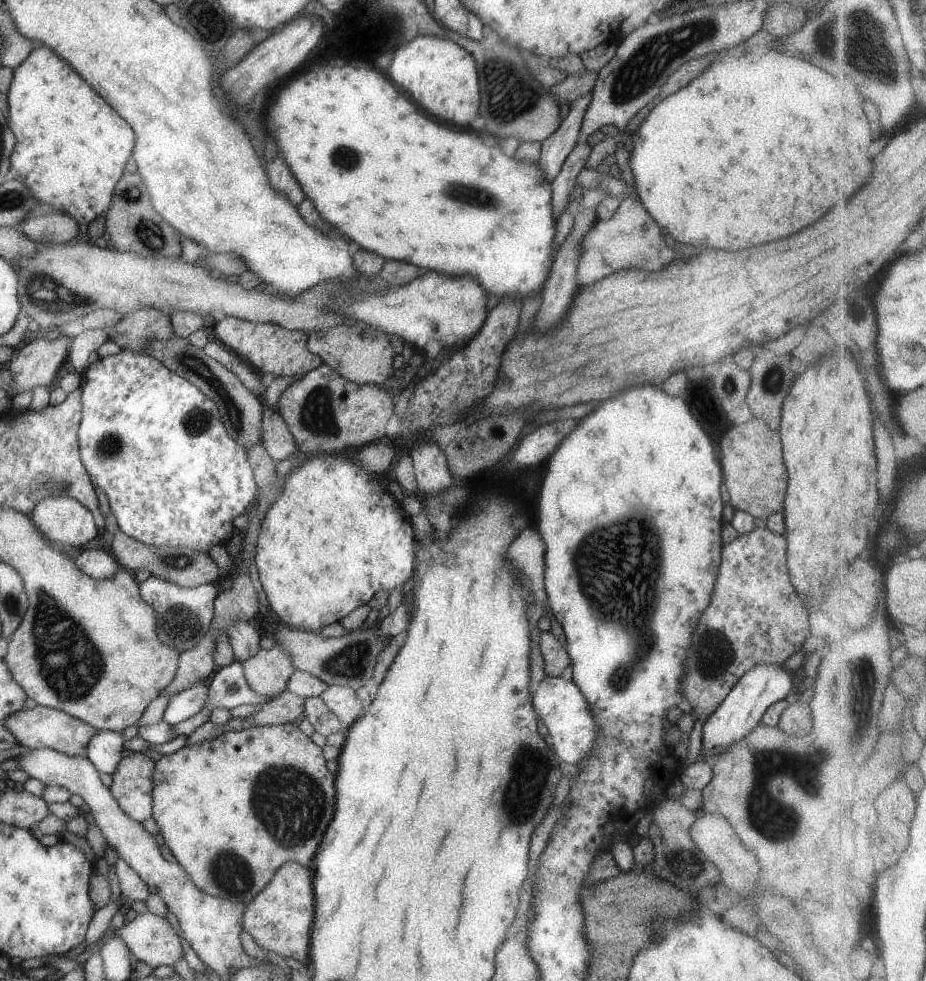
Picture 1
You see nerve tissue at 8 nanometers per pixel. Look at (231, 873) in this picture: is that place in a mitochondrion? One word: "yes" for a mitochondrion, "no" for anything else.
yes

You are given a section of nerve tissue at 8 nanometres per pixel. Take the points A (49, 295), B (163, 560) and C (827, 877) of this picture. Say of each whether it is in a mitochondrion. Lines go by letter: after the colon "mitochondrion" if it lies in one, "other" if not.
A: mitochondrion
B: mitochondrion
C: other

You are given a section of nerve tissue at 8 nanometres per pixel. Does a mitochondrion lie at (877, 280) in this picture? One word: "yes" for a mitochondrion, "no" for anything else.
no

